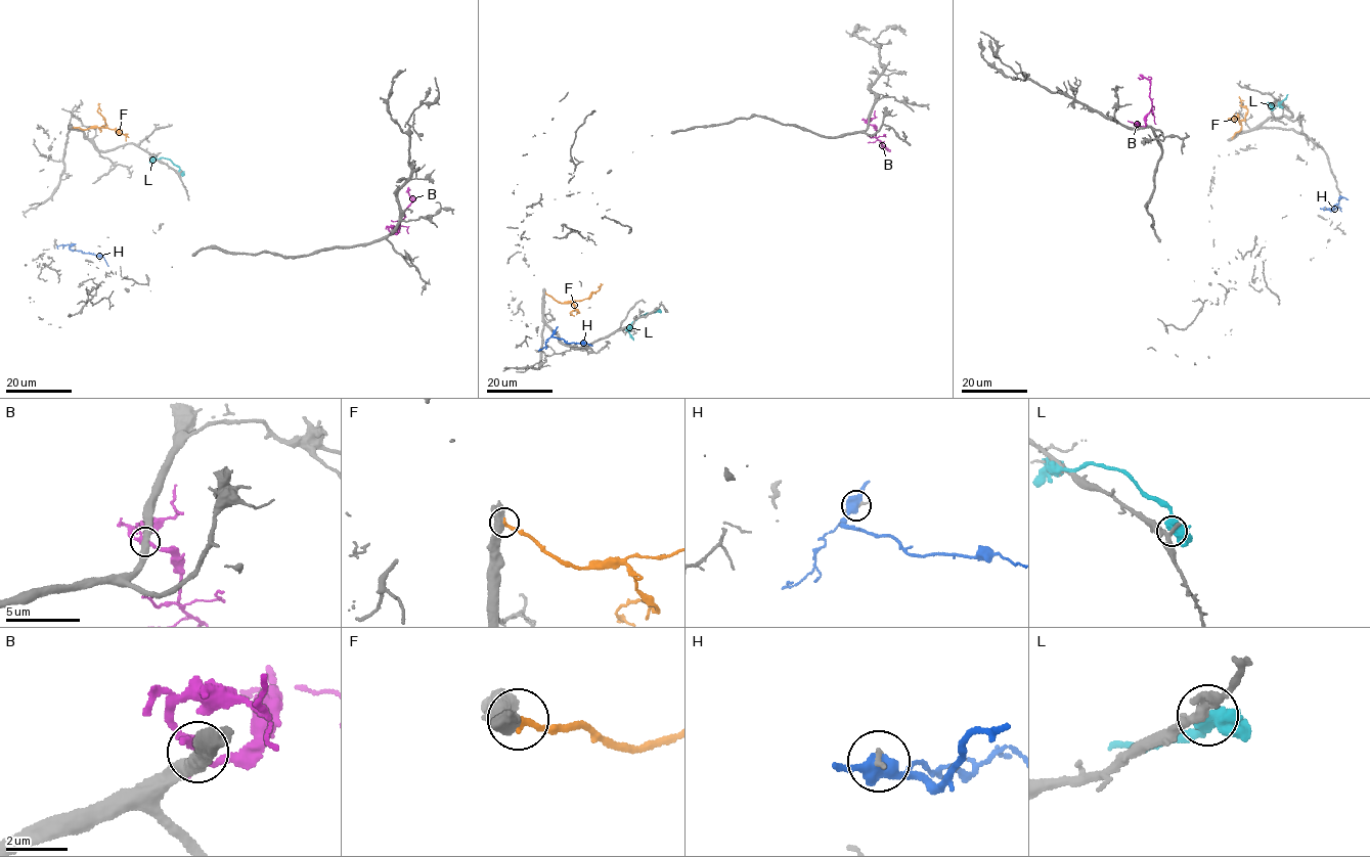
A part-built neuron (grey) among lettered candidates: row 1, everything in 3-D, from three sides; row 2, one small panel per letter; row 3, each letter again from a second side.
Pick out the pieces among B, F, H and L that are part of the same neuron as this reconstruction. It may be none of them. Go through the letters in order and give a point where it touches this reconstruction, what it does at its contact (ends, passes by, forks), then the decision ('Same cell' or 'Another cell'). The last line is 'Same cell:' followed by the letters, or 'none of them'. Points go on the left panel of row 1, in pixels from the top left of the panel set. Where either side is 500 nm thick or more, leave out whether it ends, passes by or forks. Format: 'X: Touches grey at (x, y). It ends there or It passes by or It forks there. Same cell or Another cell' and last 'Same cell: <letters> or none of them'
B: Touches grey at (391, 232). It forks there. Another cell
F: Touches grey at (72, 127). Another cell
H: Touches grey at (73, 244). It passes by. Another cell
L: Touches grey at (180, 172). It forks there. Another cell
Same cell: none of them

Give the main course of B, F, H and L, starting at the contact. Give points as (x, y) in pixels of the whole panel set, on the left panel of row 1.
B: (391, 233), (397, 231), (404, 210), (411, 203), (406, 190), (409, 190)
F: (72, 127), (99, 129), (104, 126), (98, 103)
H: (73, 244), (71, 250), (101, 255), (108, 266)
L: (180, 172), (170, 160), (152, 158), (158, 154)

